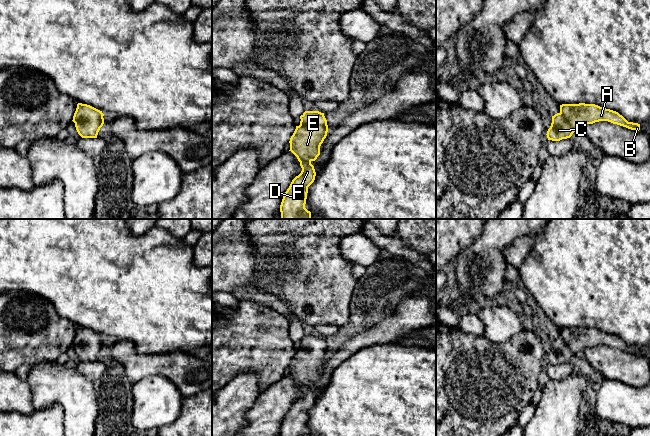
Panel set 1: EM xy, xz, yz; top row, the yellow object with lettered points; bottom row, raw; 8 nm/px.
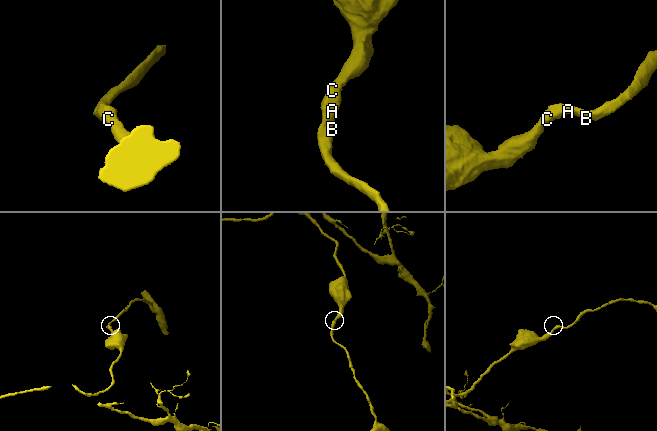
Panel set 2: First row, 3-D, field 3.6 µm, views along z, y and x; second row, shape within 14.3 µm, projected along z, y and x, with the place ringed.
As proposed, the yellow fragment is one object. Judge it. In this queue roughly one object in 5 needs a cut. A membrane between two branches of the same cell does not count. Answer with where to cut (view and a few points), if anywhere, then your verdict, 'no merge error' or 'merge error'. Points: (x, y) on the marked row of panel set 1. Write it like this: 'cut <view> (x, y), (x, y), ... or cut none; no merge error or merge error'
cut none; no merge error

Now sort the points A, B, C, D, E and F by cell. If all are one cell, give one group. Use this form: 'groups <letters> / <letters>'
groups A B C D E F

